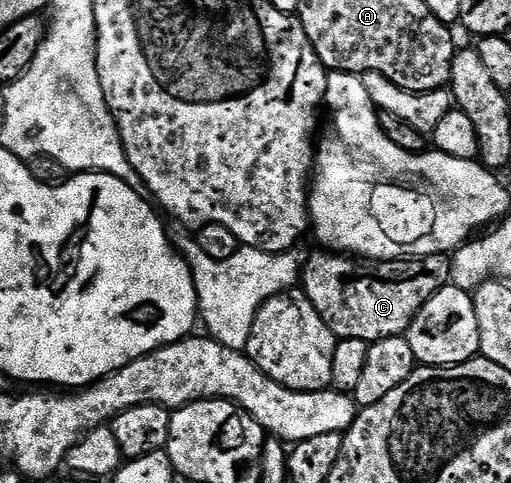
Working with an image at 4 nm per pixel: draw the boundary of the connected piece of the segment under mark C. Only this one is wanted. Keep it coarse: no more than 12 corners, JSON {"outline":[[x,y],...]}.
{"outline":[[319,252],[301,290],[336,339],[406,335],[448,255]]}

